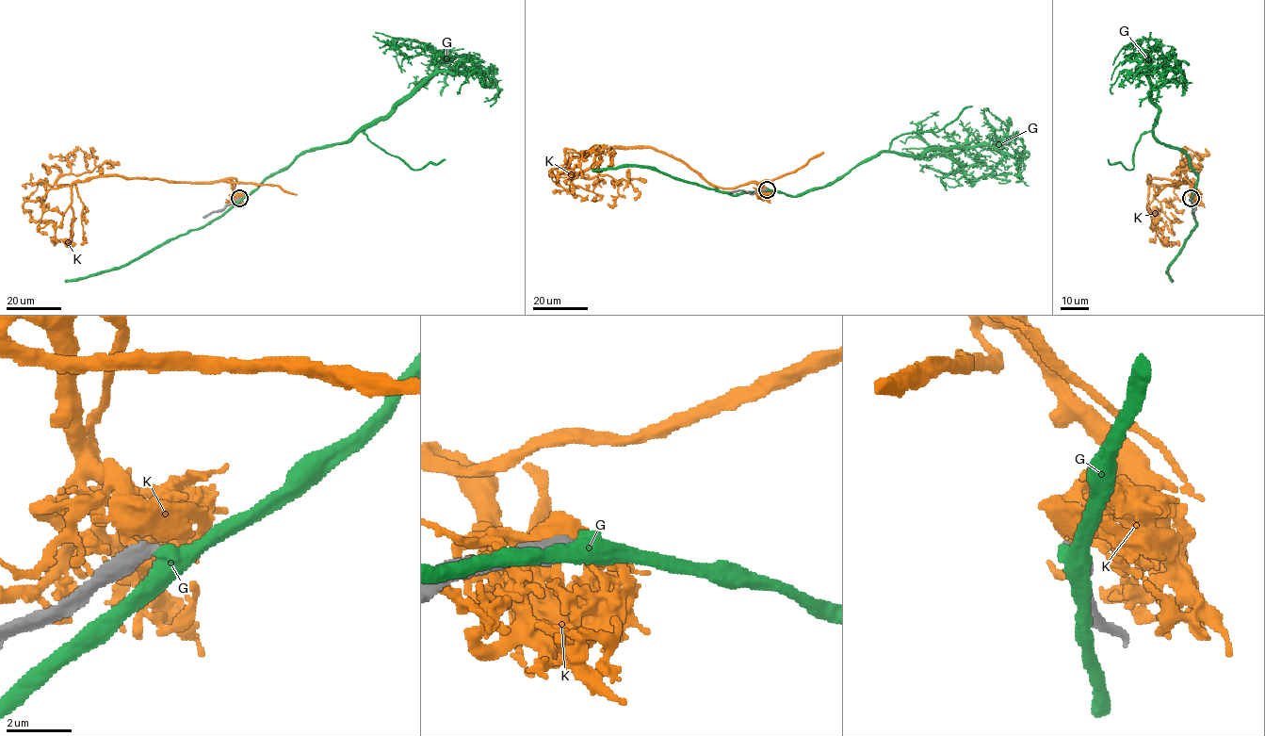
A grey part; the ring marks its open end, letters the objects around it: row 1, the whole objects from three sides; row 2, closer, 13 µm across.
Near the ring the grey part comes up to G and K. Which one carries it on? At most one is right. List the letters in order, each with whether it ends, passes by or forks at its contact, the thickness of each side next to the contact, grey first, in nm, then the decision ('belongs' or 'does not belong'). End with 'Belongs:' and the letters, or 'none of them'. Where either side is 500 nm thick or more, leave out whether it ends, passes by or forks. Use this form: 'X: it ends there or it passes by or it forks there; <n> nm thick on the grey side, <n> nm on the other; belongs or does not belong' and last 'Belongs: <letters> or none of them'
G: it passes by; 460 nm thick on the grey side, 440 nm on the other; does not belong
K: 500 nm thick on the grey side, 240 nm on the other; does not belong
Belongs: none of them

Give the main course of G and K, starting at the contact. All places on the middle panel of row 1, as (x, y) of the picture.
G: (766, 188), (800, 196), (881, 152), (963, 147), (956, 153), (935, 153), (921, 137), (920, 123), (938, 111)
K: (765, 189), (754, 182), (715, 187), (651, 148), (600, 148), (582, 175), (622, 179), (607, 204)

